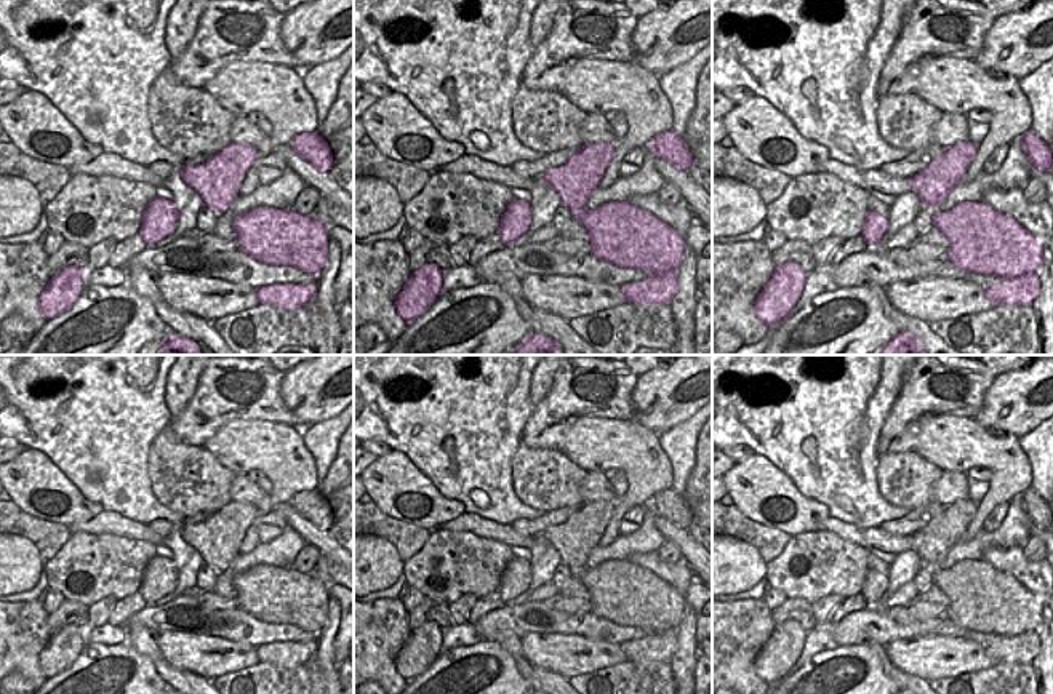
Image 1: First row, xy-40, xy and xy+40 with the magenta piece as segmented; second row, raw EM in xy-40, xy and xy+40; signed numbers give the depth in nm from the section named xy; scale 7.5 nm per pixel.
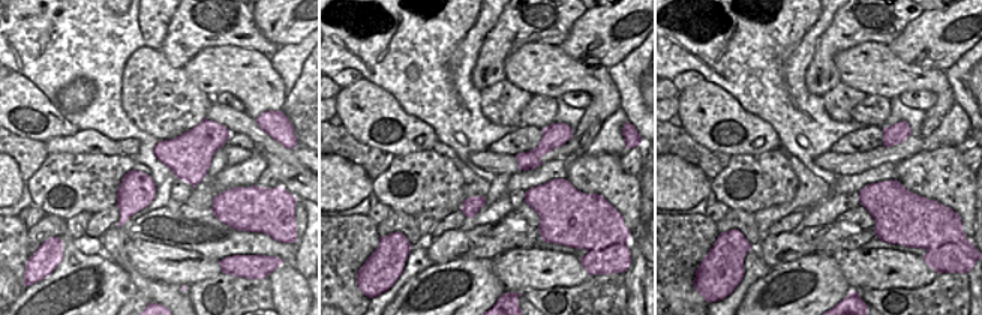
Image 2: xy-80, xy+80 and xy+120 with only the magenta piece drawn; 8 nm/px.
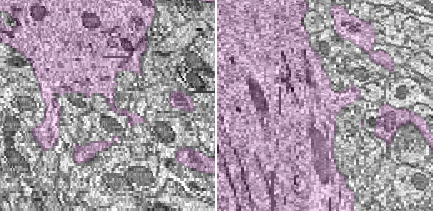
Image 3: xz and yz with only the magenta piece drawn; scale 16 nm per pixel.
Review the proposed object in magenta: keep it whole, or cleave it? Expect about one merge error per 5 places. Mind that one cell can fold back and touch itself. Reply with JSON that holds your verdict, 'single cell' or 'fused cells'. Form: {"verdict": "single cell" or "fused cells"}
{"verdict": "single cell"}

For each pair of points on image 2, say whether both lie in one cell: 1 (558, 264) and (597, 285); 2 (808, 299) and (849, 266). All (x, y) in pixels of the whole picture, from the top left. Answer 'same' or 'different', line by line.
1: different
2: different

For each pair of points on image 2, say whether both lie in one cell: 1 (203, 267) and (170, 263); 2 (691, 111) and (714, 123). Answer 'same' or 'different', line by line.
1: same
2: same

